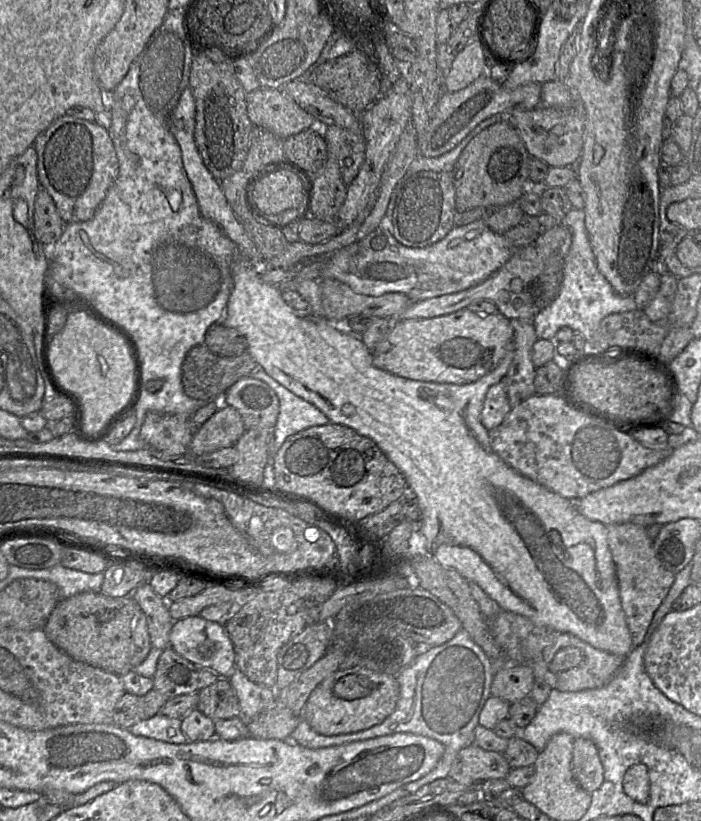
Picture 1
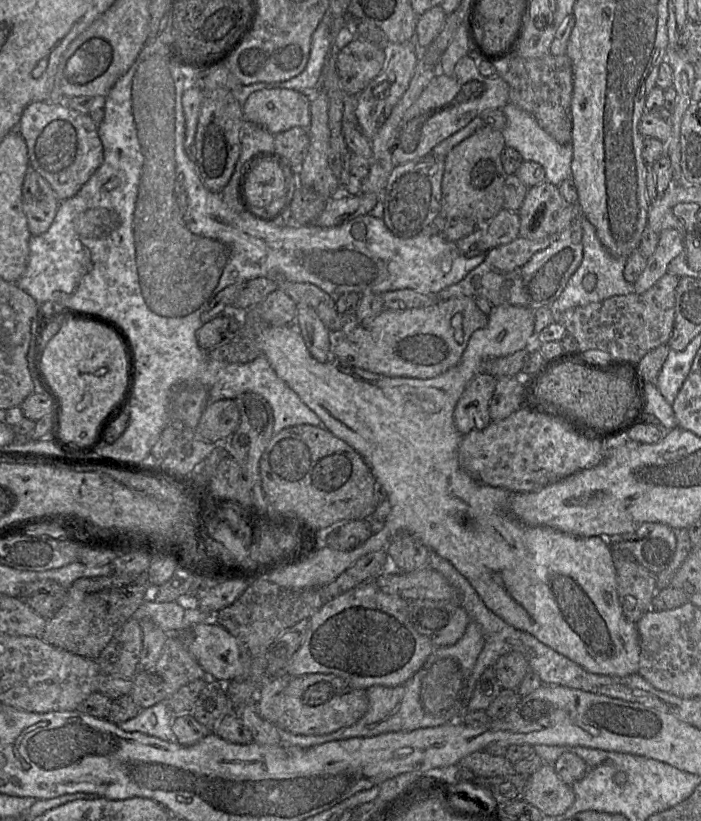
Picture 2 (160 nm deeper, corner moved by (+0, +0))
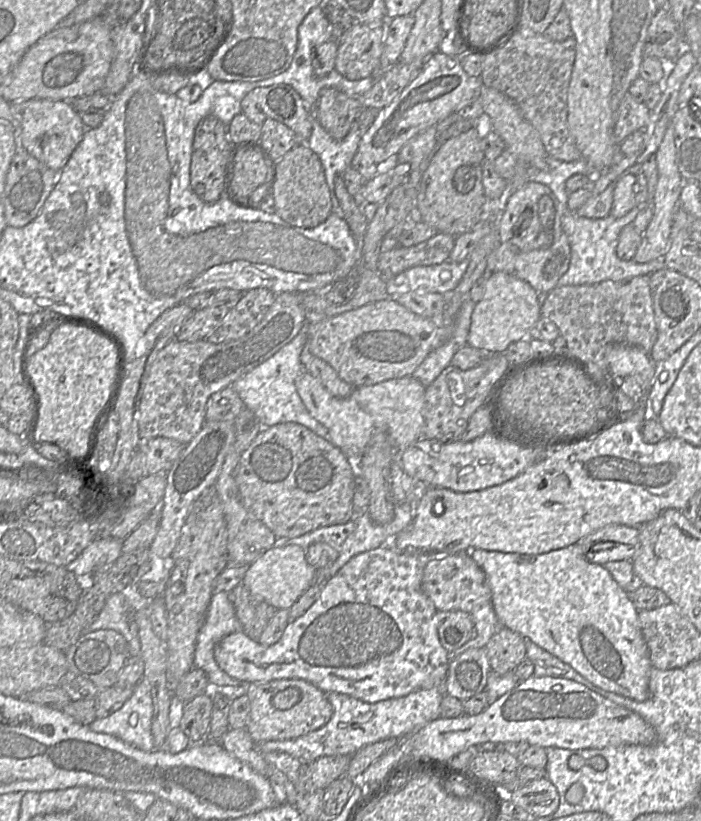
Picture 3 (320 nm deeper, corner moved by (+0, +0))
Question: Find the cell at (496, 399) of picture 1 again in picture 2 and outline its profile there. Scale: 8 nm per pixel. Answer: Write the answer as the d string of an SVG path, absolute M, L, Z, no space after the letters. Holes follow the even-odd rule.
M487 373L477 374L468 383L453 413L460 434L485 429L491 423L489 403L497 383L498 378Z

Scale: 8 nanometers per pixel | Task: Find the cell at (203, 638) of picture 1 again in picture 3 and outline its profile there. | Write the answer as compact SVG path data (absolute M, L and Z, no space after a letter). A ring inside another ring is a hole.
M387 544L376 549L360 553L352 557L332 578L330 578L322 589L319 598L306 610L304 614L291 620L283 635L273 645L263 646L258 641L248 637L243 631L235 632L225 636L215 646L214 658L218 666L230 677L238 679L246 684L266 683L280 679L302 679L323 692L336 692L346 694L367 703L375 703L380 700L399 698L409 693L430 689L442 685L447 675L450 661L450 653L441 645L435 623L436 608L433 602L423 593L421 581L424 565L427 561L436 559L443 555L409 555L394 550Z

